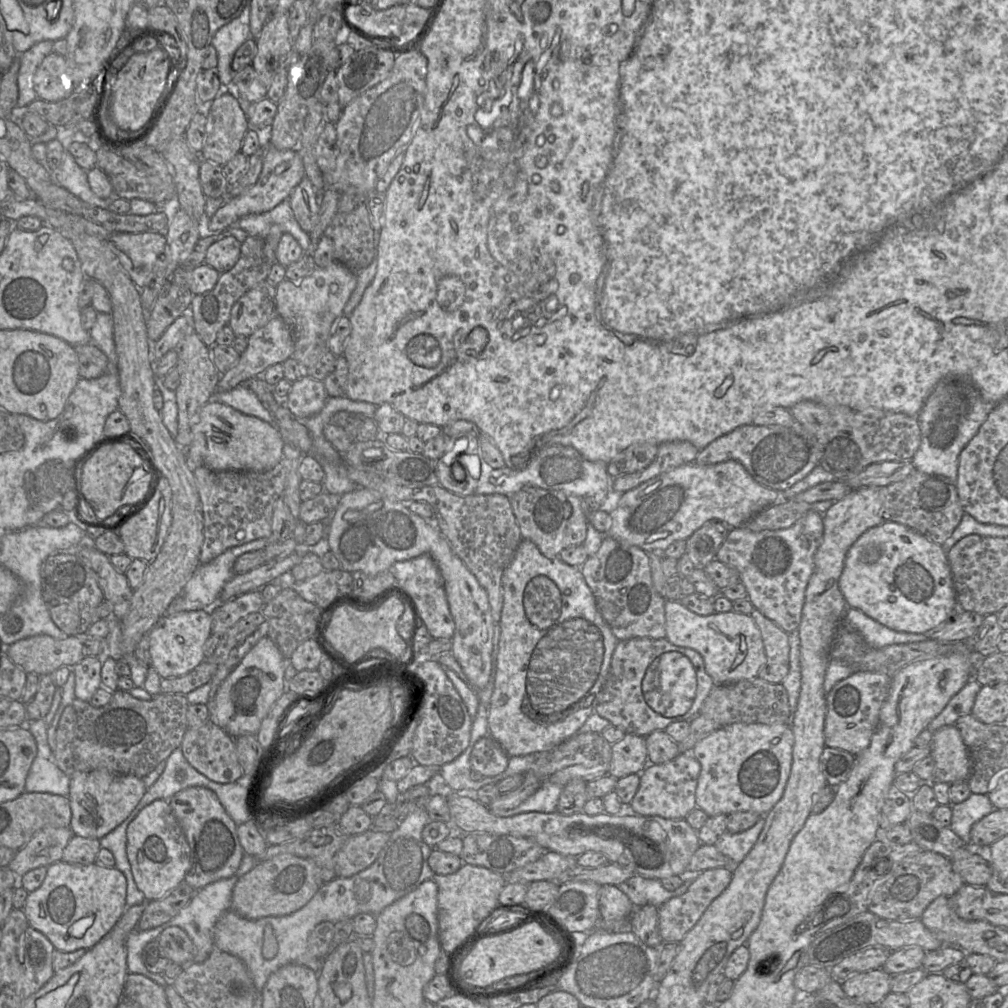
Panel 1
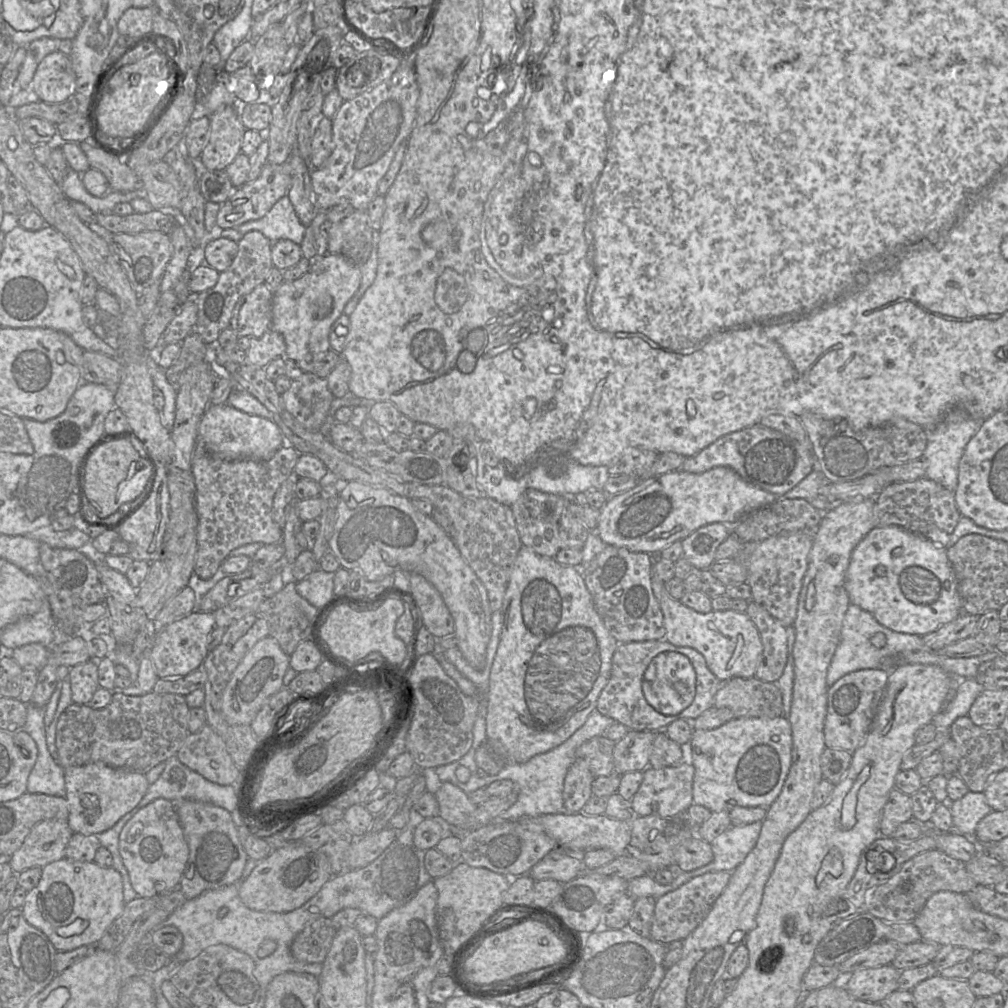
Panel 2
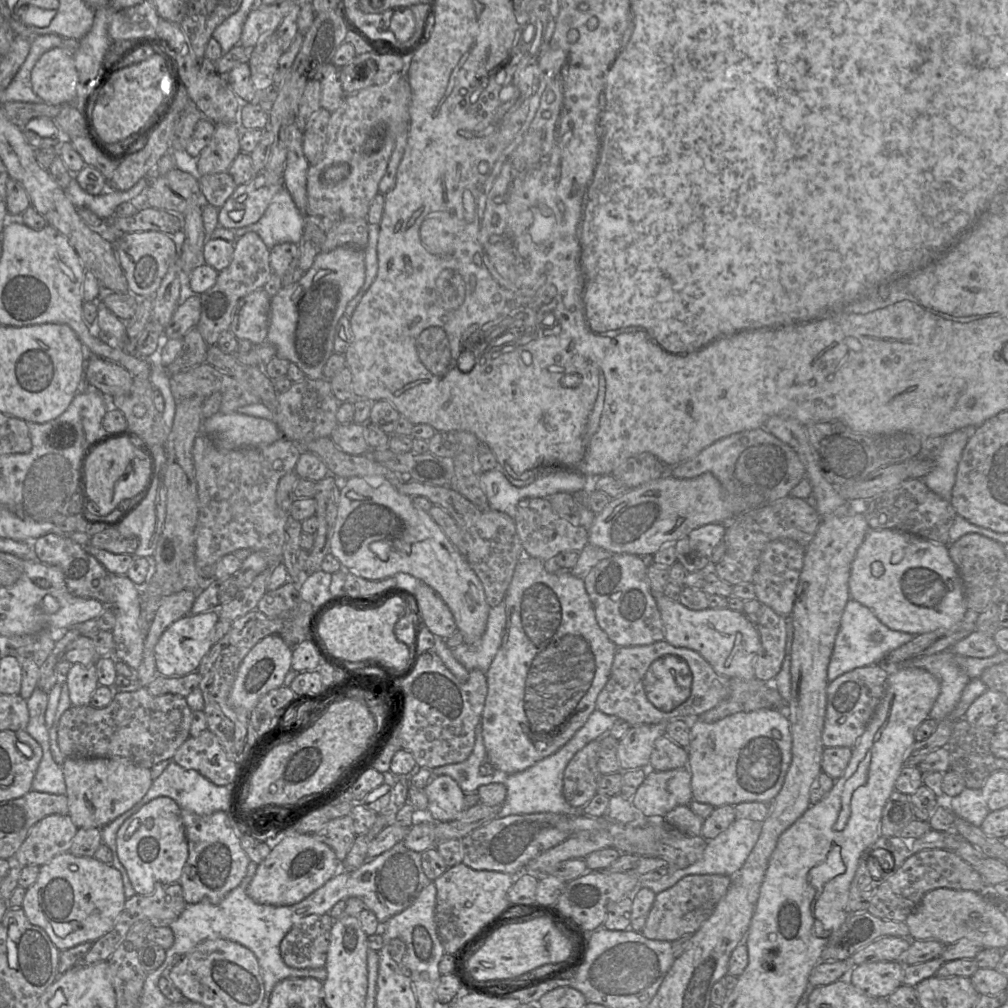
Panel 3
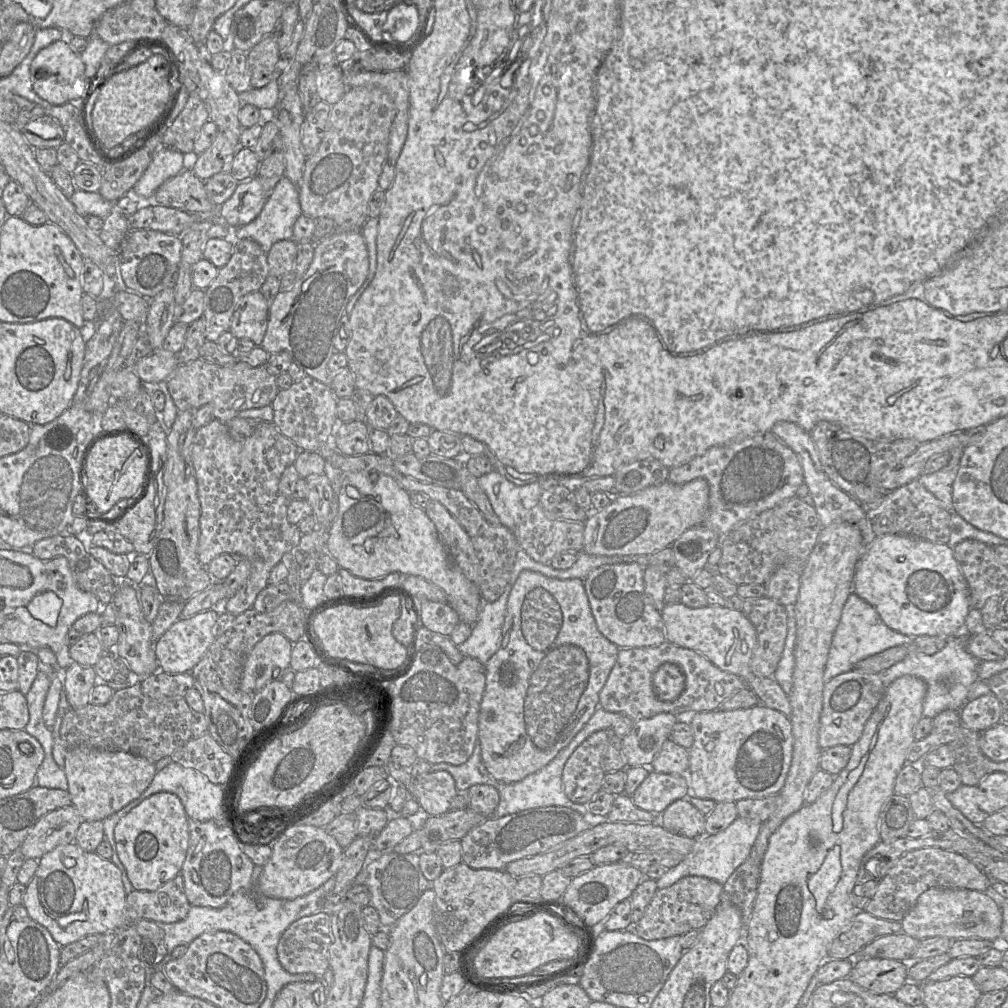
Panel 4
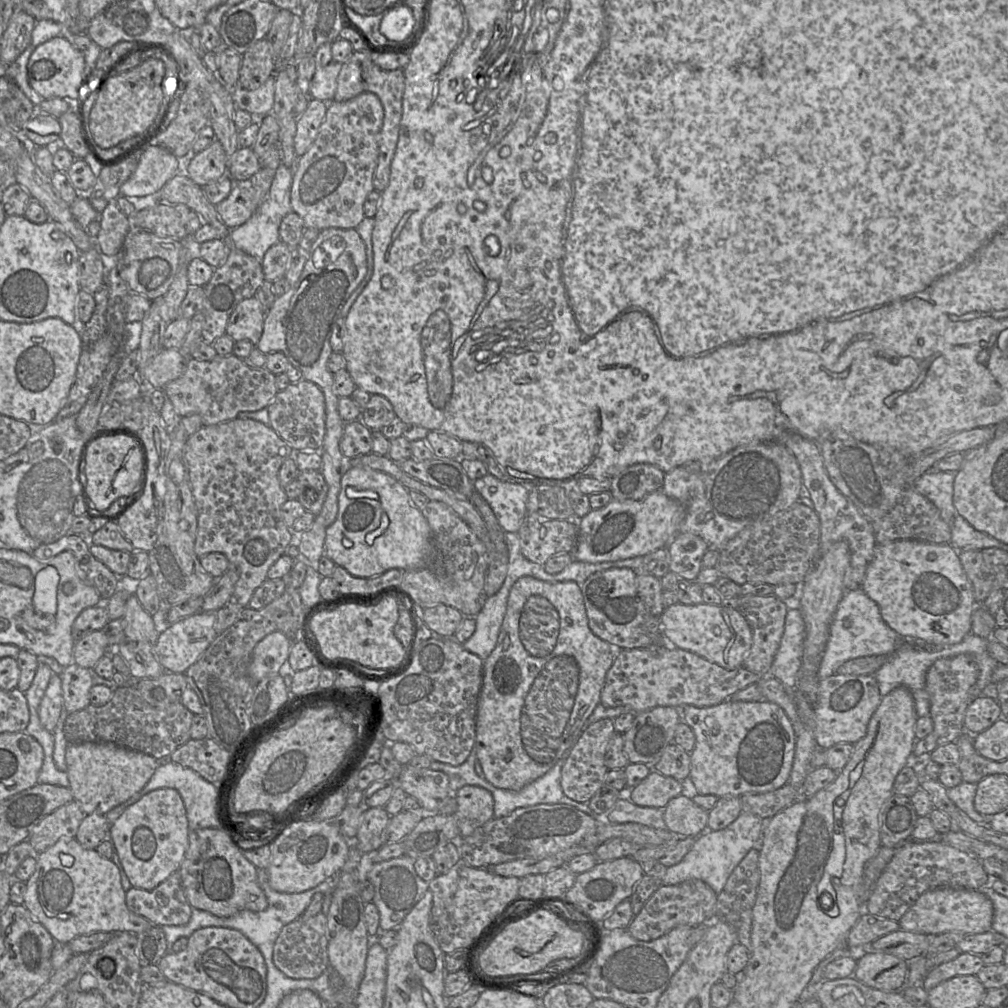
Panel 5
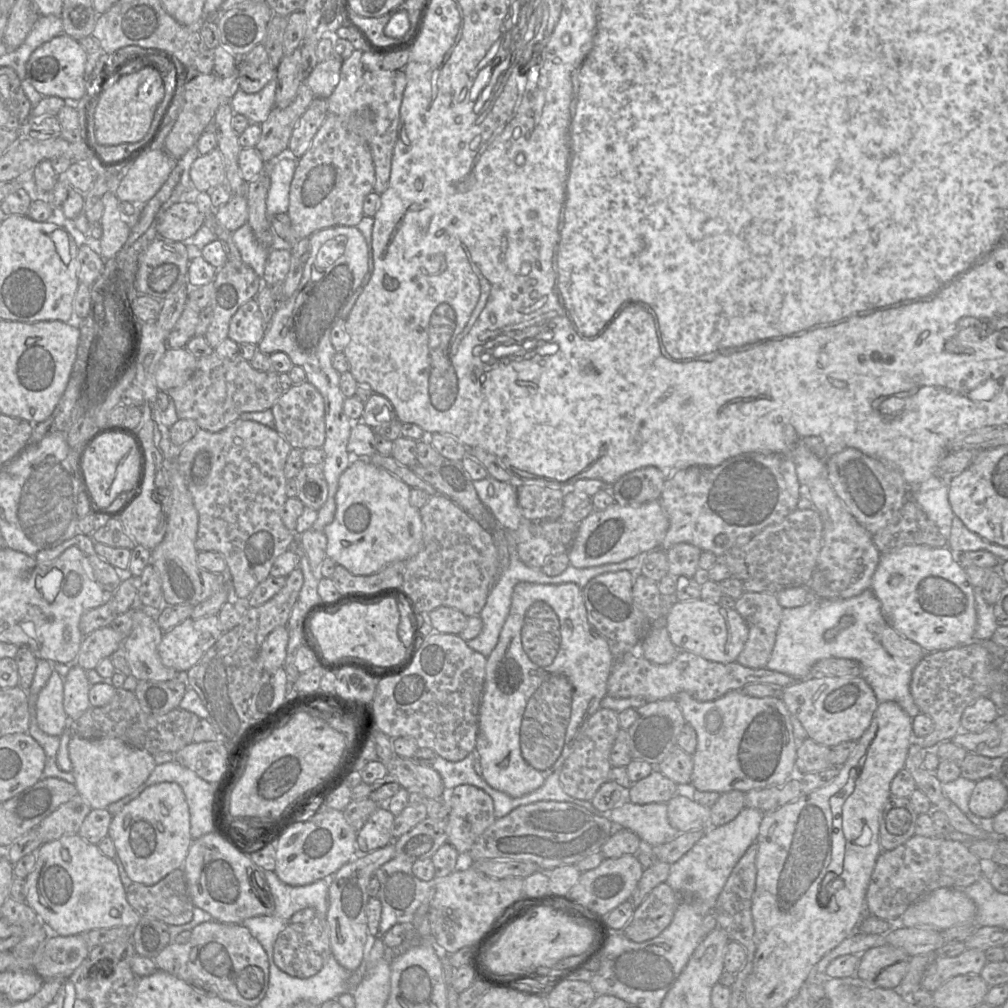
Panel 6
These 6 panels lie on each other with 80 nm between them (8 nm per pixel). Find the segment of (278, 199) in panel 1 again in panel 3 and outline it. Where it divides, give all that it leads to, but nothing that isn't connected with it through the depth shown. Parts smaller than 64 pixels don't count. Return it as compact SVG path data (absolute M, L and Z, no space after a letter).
M263 171L248 183L237 185L231 196L219 208L218 224L235 230L256 223L272 198L283 188L283 177Z

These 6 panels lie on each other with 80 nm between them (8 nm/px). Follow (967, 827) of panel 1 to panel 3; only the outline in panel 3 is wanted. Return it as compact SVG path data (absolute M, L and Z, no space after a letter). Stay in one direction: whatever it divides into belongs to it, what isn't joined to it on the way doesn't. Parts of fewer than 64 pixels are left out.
M965 788L959 795L946 799L947 808L959 818L980 827L990 813L981 789Z

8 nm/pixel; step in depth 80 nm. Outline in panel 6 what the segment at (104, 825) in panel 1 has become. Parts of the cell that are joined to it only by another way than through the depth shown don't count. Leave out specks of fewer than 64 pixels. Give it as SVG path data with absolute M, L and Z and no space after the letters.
M72 736L68 751L73 765L74 785L92 809L107 809L110 804L131 794L148 779L156 767L153 755L118 738L85 739Z

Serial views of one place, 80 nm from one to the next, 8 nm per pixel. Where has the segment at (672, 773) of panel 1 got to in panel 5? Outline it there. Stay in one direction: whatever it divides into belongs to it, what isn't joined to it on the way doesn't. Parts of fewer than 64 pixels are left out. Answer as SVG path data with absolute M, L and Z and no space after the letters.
M652 770L637 786L628 789L625 795L637 806L664 809L671 799L683 793L682 781Z

